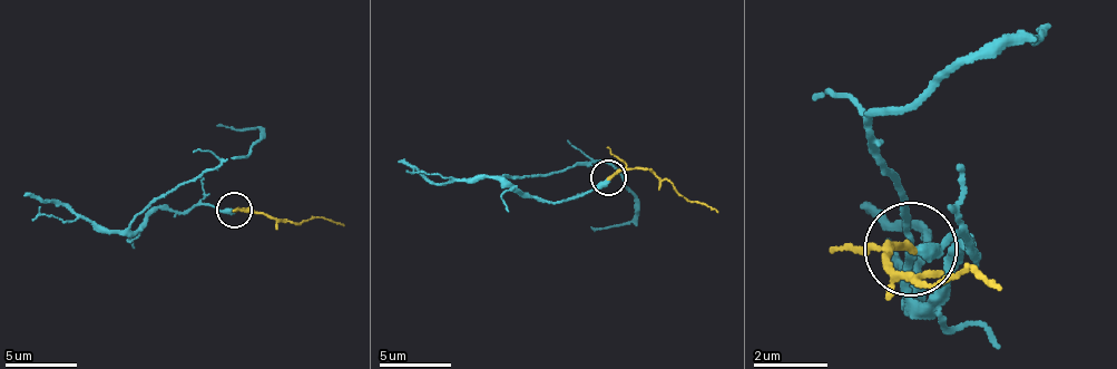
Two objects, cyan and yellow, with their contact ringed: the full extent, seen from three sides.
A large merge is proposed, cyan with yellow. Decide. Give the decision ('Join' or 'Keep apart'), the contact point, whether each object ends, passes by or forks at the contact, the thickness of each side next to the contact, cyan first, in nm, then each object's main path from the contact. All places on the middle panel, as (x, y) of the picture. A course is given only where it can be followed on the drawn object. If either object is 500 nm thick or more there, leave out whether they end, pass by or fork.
Join. Place: (608, 177). At the ring cyan ends. At the ring yellow ends. Thickness 380 nm (cyan) against 200 nm. Course of cyan: (609, 178), (577, 196), (541, 200), (506, 178), (609, 164), (635, 196), (635, 214), (620, 225), (591, 225). Course of yellow: (609, 178), (645, 167), (674, 186), (688, 200), (717, 211)

